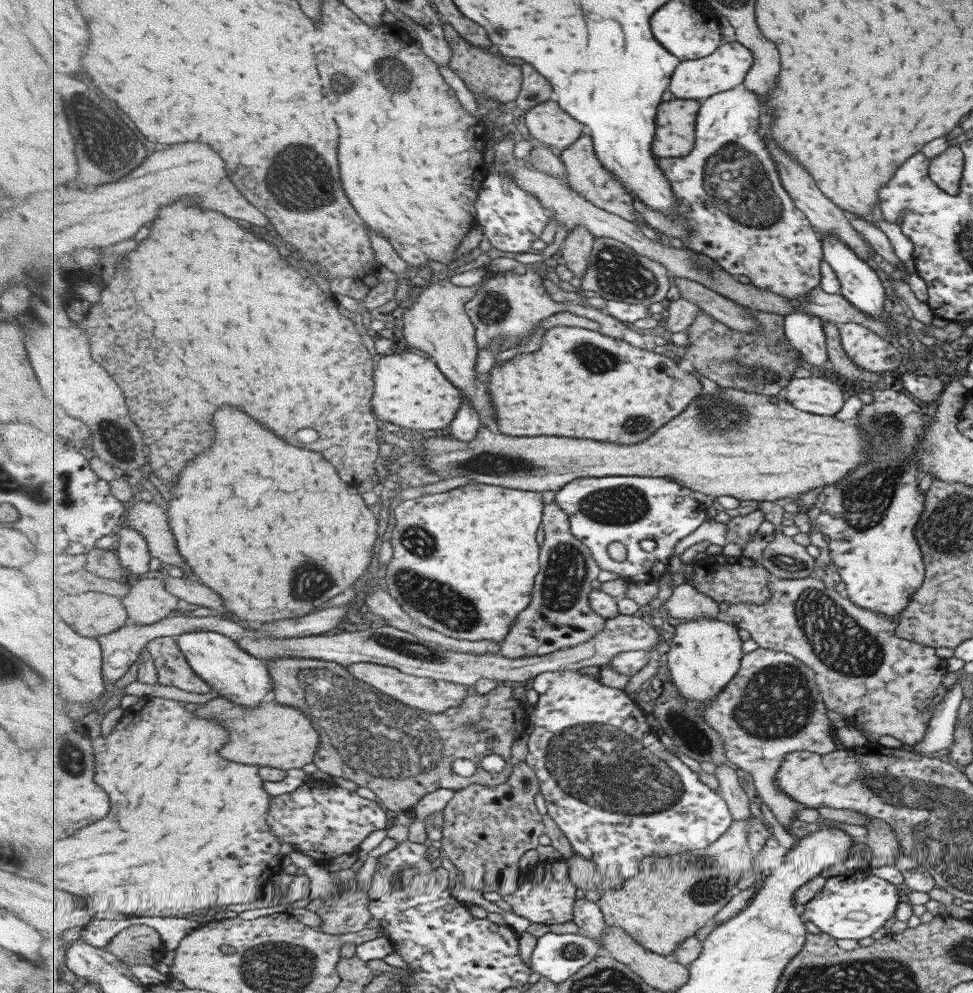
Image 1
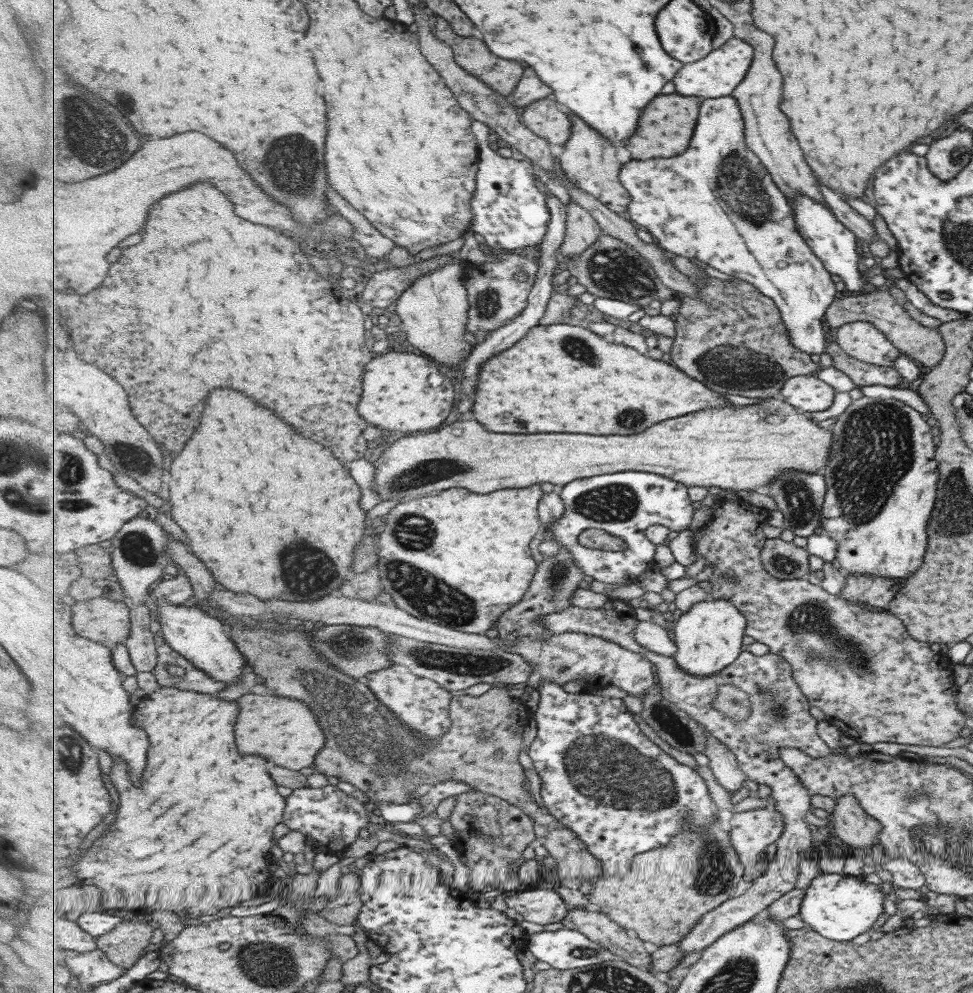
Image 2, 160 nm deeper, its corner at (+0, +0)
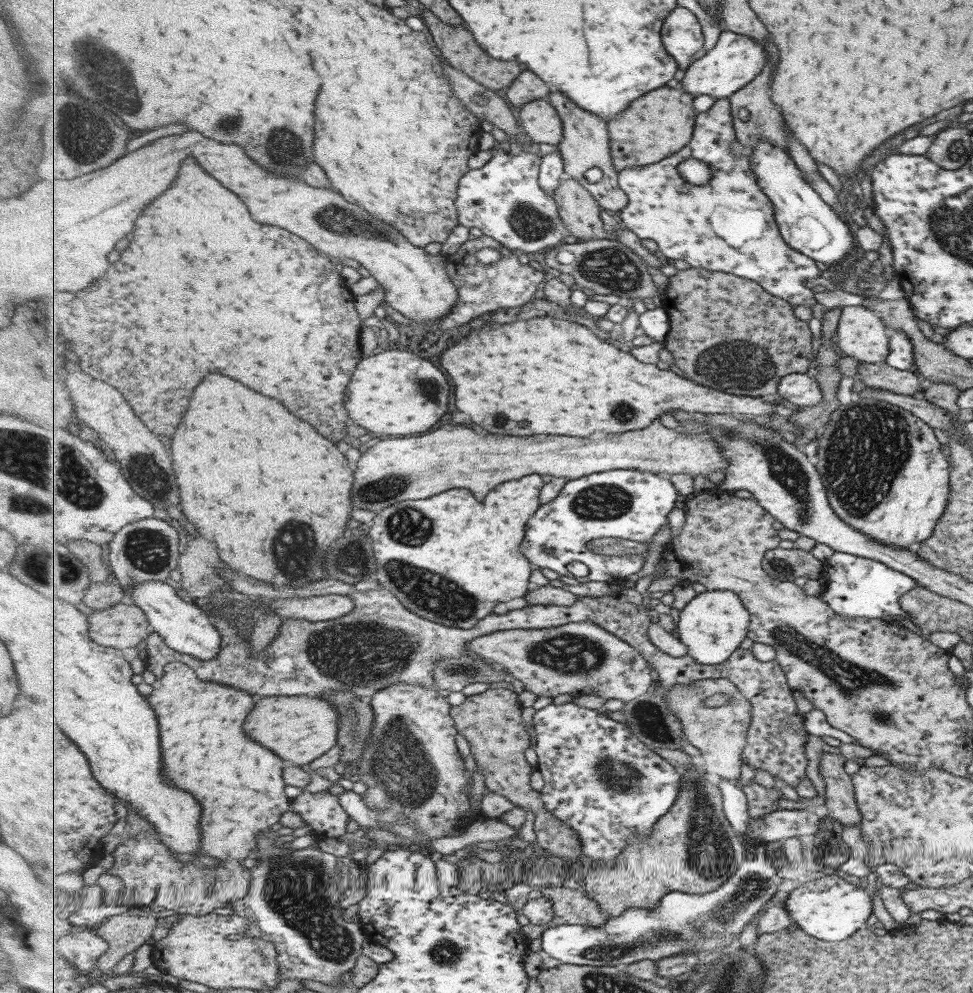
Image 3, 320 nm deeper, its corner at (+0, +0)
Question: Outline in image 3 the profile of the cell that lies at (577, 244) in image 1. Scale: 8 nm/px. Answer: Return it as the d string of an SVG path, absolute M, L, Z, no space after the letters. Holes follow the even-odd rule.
M566 175L554 194L569 240L587 242L612 238L601 220L601 205L575 177Z

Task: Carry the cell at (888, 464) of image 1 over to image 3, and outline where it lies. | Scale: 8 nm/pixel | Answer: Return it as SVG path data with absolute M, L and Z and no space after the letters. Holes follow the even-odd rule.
M854 396L851 402L840 404L819 432L814 467L825 484L829 505L848 525L880 543L914 549L929 538L937 518L947 504L948 463L932 428L908 410L869 396Z

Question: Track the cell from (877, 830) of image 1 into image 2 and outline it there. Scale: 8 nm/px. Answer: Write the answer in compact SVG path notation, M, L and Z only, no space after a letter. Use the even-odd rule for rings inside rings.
M851 793L838 796L834 801L830 818L833 819L832 832L837 839L852 847L864 849L877 843L881 825L866 814Z

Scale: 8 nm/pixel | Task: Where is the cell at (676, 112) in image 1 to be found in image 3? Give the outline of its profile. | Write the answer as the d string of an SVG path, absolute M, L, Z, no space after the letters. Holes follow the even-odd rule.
M669 86L659 88L655 92L649 92L649 94L641 96L639 100L635 100L635 104L631 104L631 108L627 108L623 114L612 118L608 122L608 129L611 154L616 170L621 173L626 168L655 164L685 148L693 138L696 120L698 119L698 112L693 106L695 97L696 95L683 90L681 86L679 86L679 90L669 88Z

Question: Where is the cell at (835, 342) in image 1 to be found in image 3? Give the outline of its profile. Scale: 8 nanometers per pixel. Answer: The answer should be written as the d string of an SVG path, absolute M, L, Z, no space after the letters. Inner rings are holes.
M863 363L853 380L860 380L866 387L880 388L900 395L912 395L923 388L924 382L914 370L897 370L883 363Z

